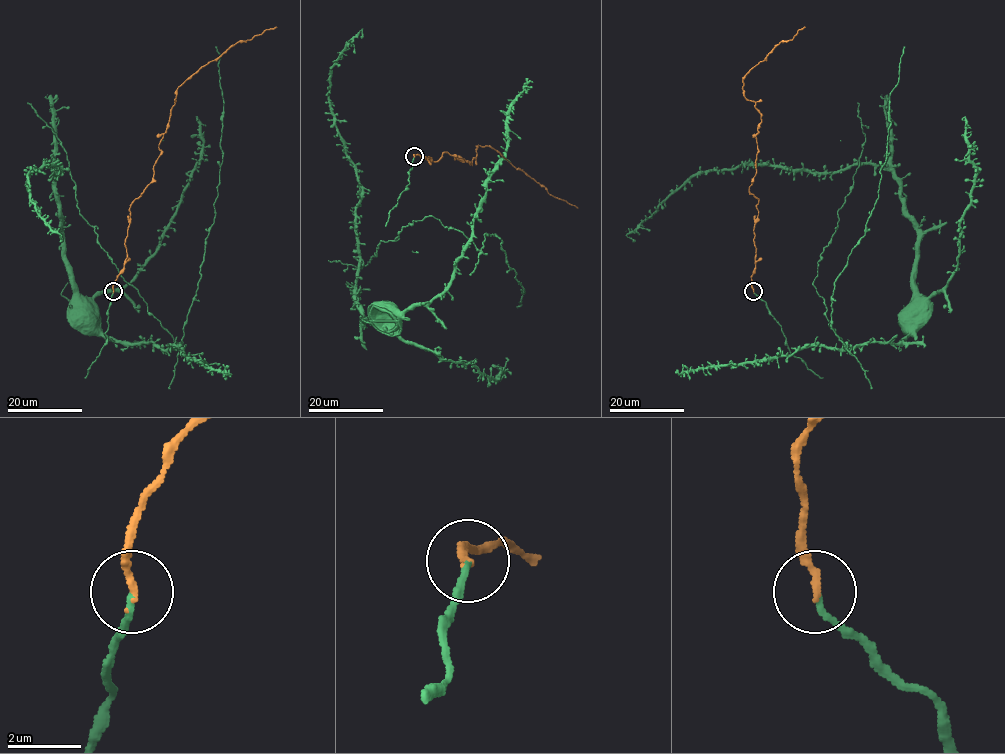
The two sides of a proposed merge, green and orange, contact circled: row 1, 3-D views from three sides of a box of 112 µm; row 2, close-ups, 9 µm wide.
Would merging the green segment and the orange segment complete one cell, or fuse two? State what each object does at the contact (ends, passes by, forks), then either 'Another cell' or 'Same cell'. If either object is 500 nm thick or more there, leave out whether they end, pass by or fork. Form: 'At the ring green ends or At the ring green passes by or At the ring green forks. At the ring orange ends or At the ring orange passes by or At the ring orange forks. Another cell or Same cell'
At the ring green ends. At the ring orange ends. Same cell

